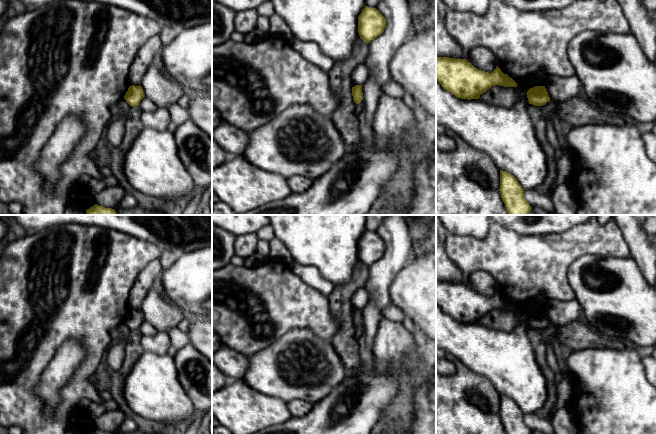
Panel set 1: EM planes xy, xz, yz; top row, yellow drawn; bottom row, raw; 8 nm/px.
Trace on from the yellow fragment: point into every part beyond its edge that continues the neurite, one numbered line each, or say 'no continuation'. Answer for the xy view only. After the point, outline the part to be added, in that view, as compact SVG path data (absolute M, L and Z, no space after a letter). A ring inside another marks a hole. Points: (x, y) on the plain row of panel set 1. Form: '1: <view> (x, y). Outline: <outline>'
no continuation

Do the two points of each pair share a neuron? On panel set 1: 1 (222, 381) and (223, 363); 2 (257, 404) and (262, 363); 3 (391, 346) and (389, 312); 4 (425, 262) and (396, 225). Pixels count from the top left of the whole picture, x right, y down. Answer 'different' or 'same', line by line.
1: different
2: different
3: different
4: different

